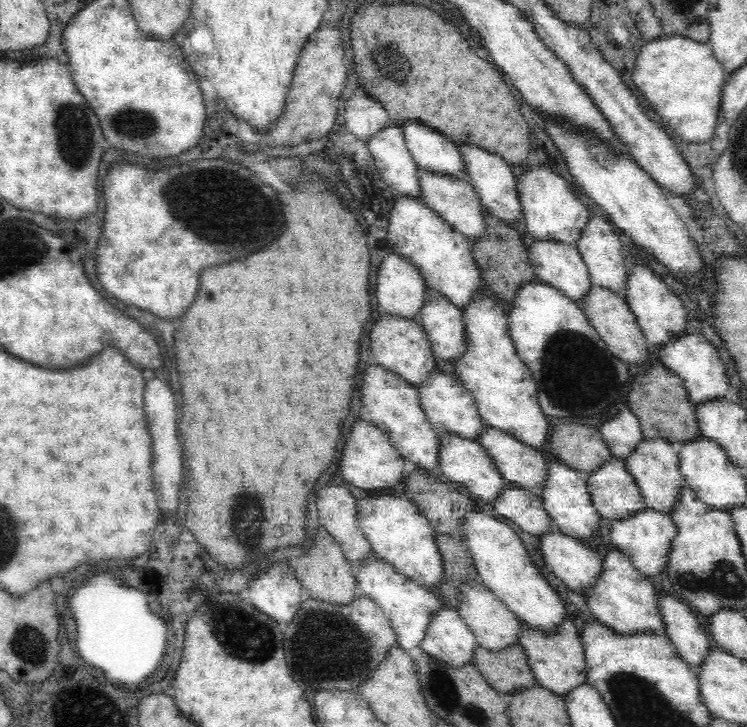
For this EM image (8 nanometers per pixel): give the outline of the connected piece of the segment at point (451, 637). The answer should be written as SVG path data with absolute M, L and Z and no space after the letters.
M442 603L430 616L419 647L453 668L470 664L477 640L458 610Z

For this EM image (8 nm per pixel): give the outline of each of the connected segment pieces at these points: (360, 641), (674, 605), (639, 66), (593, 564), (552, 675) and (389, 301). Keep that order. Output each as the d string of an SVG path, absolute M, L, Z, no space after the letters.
M357 593L349 603L332 603L305 595L297 604L294 618L288 622L284 630L282 650L288 668L296 668L296 678L312 680L312 690L336 688L339 691L352 691L356 686L364 684L367 676L380 664L380 659L385 655L387 648L396 644L397 638L389 625L389 620L371 598Z
M657 593L657 608L663 622L663 632L673 644L677 655L696 668L707 653L707 635L689 605L675 597Z
M680 36L663 37L646 42L635 62L632 80L666 124L686 140L704 144L714 136L721 110L725 72L708 44Z
M555 529L537 537L546 566L578 595L600 574L600 553L582 539Z
M564 617L555 631L544 631L532 627L526 621L519 621L517 626L518 644L524 649L528 667L532 671L535 682L554 693L564 696L573 686L586 683L586 663L581 645L580 635L569 617Z
M394 252L385 254L384 258L381 258L376 273L376 300L378 300L378 308L383 313L417 320L426 288L418 269L407 258Z

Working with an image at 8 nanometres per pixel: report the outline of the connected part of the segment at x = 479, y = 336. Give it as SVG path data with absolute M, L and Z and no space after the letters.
M476 291L460 309L465 345L453 360L452 374L460 387L466 388L472 395L478 415L485 425L506 431L512 438L541 451L549 433L549 425L539 404L532 373L520 359L509 334L507 314L480 291Z

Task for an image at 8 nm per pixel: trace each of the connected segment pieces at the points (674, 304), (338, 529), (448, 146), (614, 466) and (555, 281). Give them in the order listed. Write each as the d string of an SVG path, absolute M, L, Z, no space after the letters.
M636 264L627 272L621 294L625 297L648 346L661 345L686 330L686 314L682 302L666 288L666 284L650 268Z
M322 486L314 492L314 506L318 520L331 538L340 545L341 551L355 573L357 564L371 553L371 544L358 529L356 523L356 498L342 486Z
M405 118L399 127L404 135L405 145L418 168L450 174L472 185L463 169L459 150L456 150L456 146L448 138L424 126L420 120L412 118Z
M612 457L600 463L584 477L592 506L601 519L618 520L646 507L639 488L620 458Z
M536 239L527 255L536 279L560 289L573 301L580 303L592 285L575 243Z

